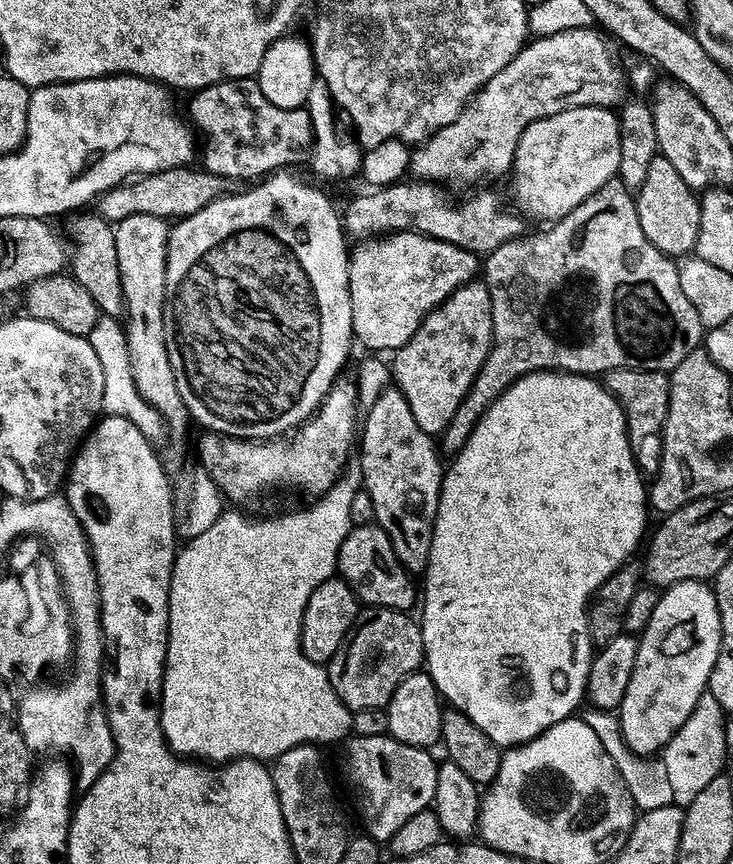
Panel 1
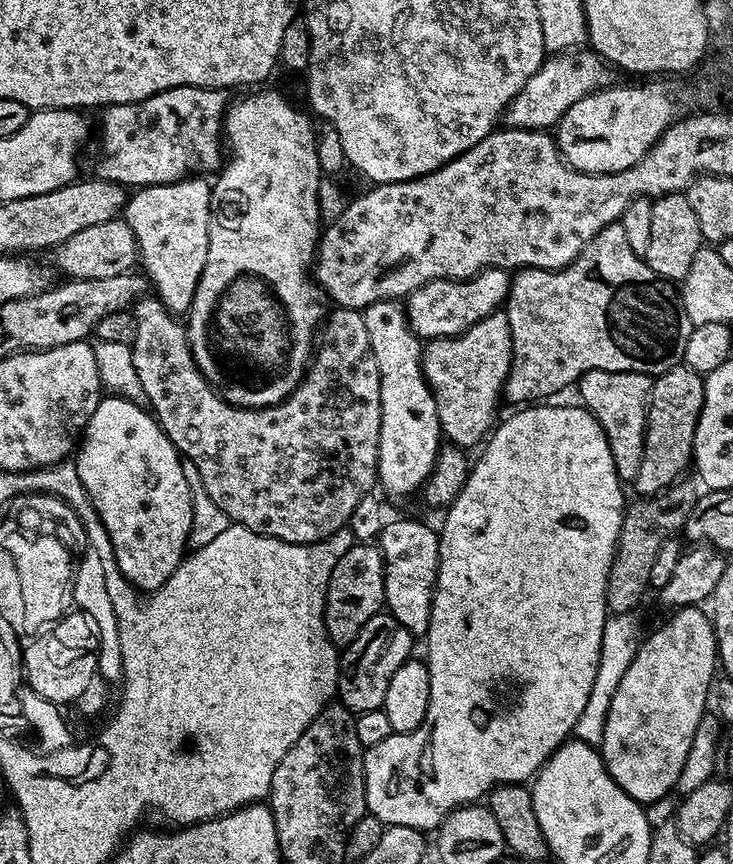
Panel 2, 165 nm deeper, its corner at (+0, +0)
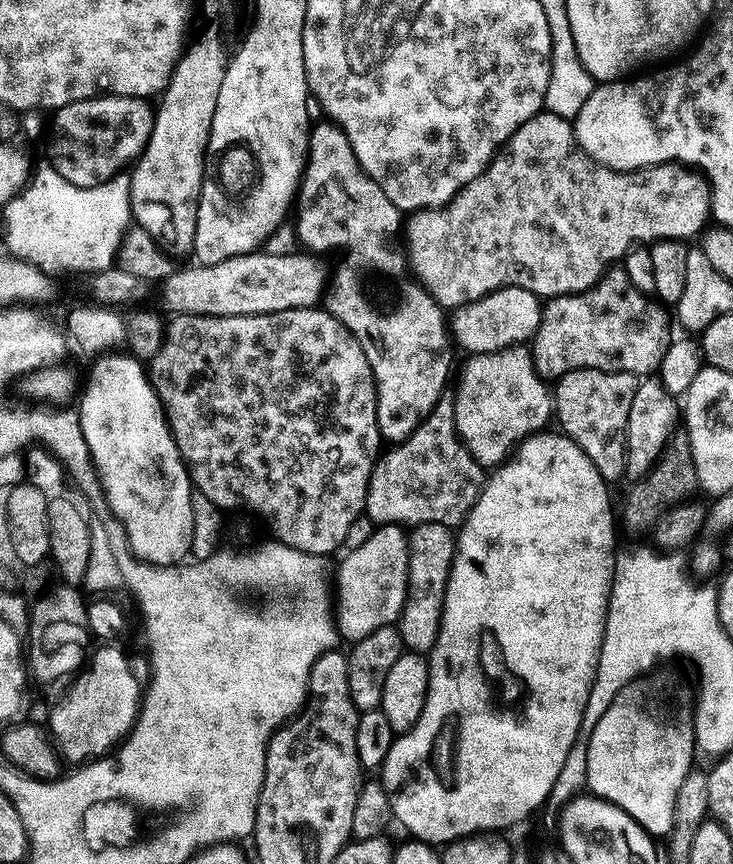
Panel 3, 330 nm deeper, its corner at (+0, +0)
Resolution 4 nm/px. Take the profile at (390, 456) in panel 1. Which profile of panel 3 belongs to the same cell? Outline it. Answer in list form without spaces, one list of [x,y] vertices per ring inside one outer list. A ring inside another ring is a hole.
[[[323,123],[317,128],[315,125],[308,133],[308,151],[302,164],[298,191],[294,196],[296,236],[308,247],[305,249],[316,254],[327,248],[341,248],[344,251],[344,257],[341,258],[336,273],[330,276],[330,283],[326,288],[326,311],[347,326],[348,333],[355,338],[358,346],[362,346],[376,383],[376,421],[380,427],[380,435],[385,441],[399,442],[405,440],[422,423],[445,391],[448,367],[452,364],[452,352],[448,349],[450,320],[445,309],[441,308],[440,303],[418,279],[411,275],[400,276],[405,268],[403,263],[388,264],[384,273],[376,272],[372,276],[372,264],[376,268],[384,264],[380,256],[372,260],[372,252],[390,247],[392,239],[399,232],[401,235],[402,213],[394,206],[394,202],[390,202],[390,198],[386,198],[386,194],[382,194],[378,182],[374,182],[364,173],[344,131],[336,127],[335,123]]]

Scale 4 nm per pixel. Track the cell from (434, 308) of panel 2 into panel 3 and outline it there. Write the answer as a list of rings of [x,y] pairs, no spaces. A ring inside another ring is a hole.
[[[500,288],[496,292],[455,309],[450,316],[450,332],[465,348],[465,353],[497,352],[503,348],[524,346],[536,335],[542,311],[541,297],[521,288]]]

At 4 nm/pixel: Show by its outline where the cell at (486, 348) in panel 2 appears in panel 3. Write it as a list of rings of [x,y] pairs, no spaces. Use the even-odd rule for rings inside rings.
[[[527,347],[503,348],[497,352],[482,352],[467,357],[464,377],[454,391],[454,414],[456,415],[456,433],[466,445],[468,452],[485,470],[496,470],[513,455],[514,449],[529,437],[543,433],[544,428],[554,416],[554,396],[546,385],[545,377],[536,373],[536,363],[532,360]]]

